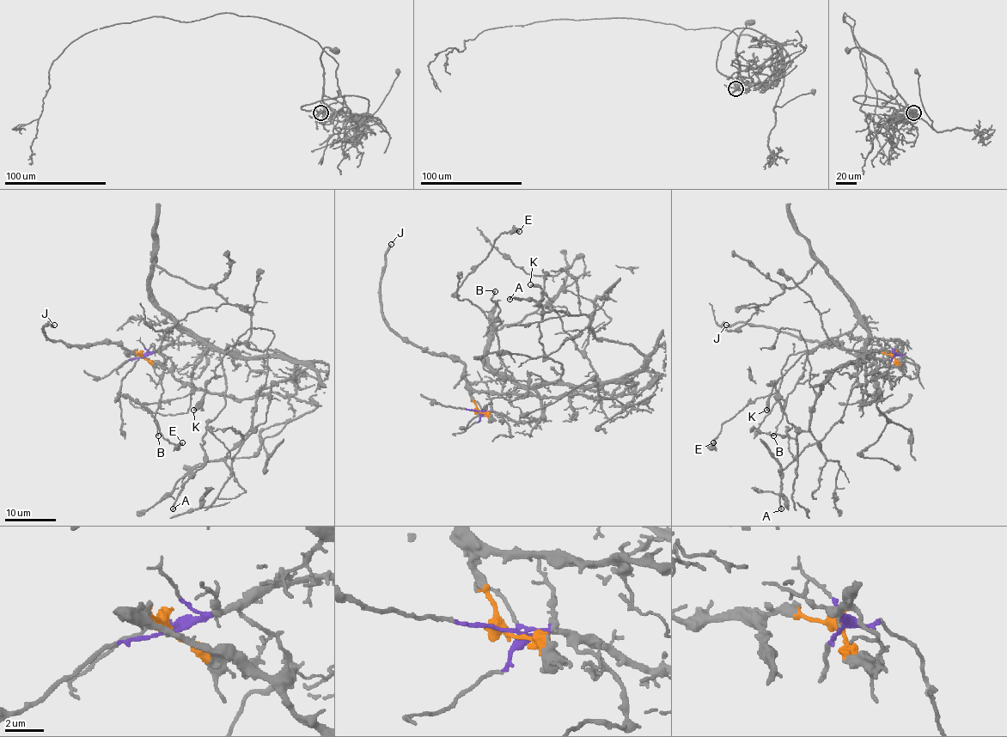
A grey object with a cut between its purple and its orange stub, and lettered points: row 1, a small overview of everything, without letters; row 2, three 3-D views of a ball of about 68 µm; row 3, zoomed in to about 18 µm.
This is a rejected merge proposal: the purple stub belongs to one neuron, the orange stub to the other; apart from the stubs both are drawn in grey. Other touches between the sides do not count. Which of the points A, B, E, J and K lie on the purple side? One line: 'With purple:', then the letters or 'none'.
With purple: A, B, E, K

